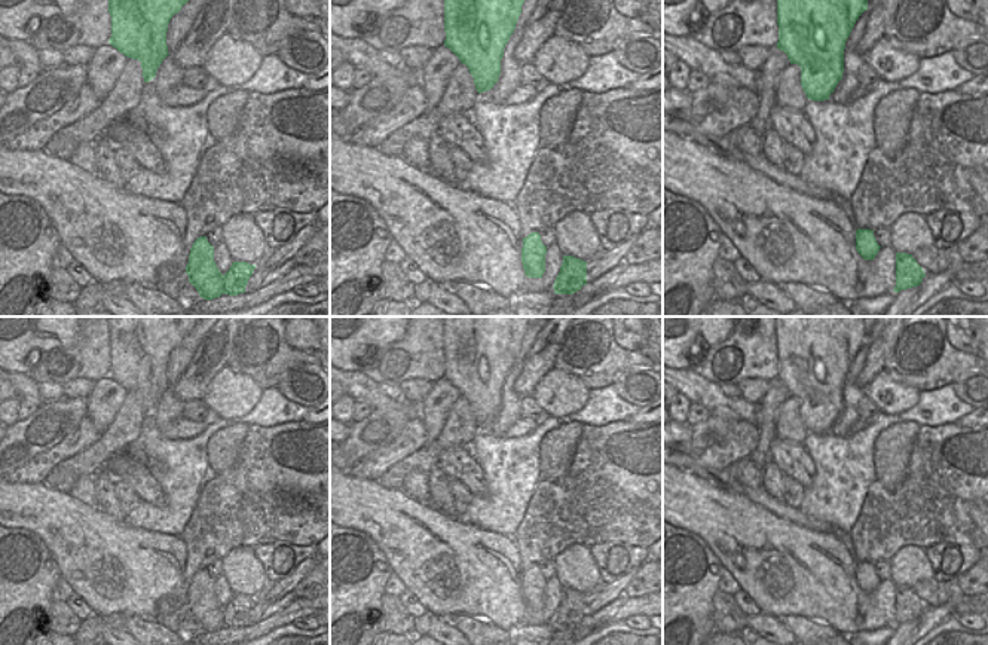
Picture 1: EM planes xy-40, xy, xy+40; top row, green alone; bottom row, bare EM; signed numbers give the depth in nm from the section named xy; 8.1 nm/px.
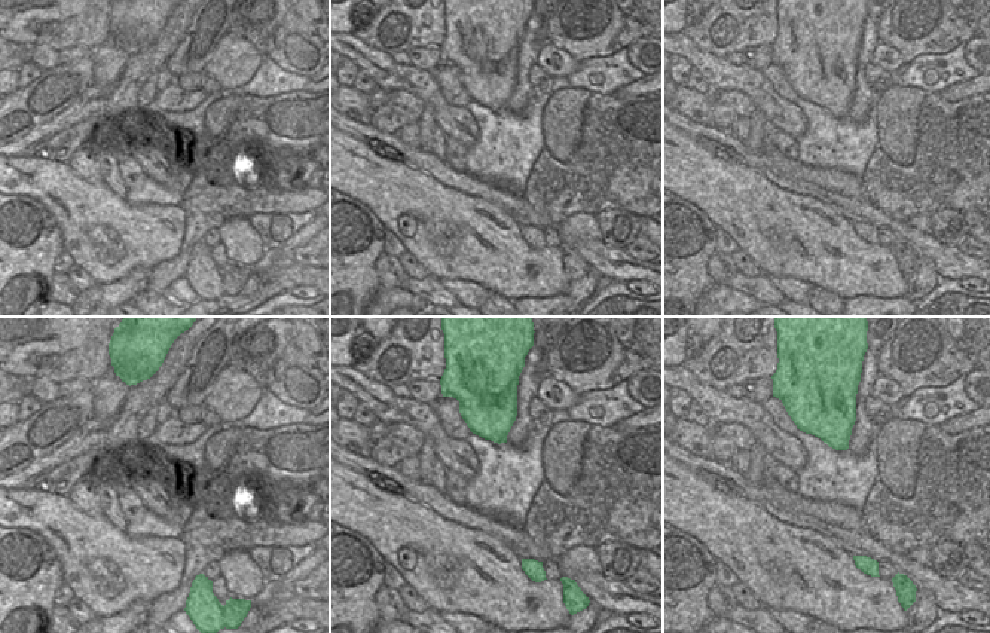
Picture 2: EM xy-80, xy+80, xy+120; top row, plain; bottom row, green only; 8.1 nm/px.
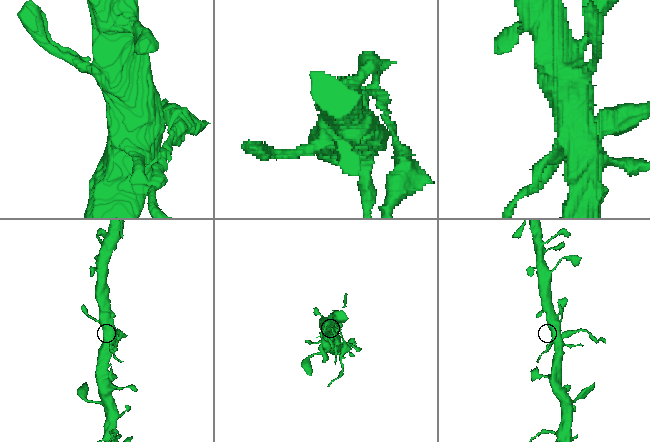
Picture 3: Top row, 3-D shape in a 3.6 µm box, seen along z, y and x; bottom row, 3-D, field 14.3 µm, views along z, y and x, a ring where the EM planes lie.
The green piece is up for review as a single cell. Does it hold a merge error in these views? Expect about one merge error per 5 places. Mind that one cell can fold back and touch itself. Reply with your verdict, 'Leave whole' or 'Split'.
Split

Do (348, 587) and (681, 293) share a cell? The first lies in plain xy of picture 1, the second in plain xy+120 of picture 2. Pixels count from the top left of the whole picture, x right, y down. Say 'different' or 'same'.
same

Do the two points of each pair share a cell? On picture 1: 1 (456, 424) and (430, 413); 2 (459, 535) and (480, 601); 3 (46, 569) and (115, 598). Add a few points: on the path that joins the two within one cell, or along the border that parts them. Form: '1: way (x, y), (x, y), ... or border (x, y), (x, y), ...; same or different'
1: border (459, 394), (442, 431), (427, 445); different
2: way (459, 552), (459, 562), (480, 584); same
3: border (43, 544), (54, 558), (61, 575); different

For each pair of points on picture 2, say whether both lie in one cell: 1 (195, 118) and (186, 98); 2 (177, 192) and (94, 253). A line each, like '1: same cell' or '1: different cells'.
1: different cells
2: different cells

